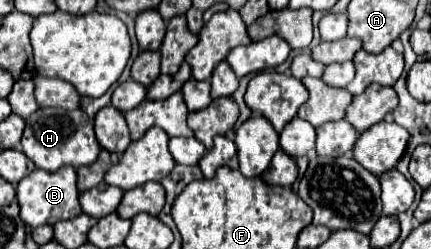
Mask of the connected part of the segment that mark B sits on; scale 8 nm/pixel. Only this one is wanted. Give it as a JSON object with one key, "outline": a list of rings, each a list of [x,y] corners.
{"outline":[[[61,167],[53,173],[47,173],[43,169],[35,169],[31,175],[19,181],[17,185],[17,201],[21,207],[21,219],[29,227],[41,227],[41,225],[55,225],[63,219],[73,219],[81,215],[79,205],[79,189],[77,189],[77,173],[73,167]]]}

